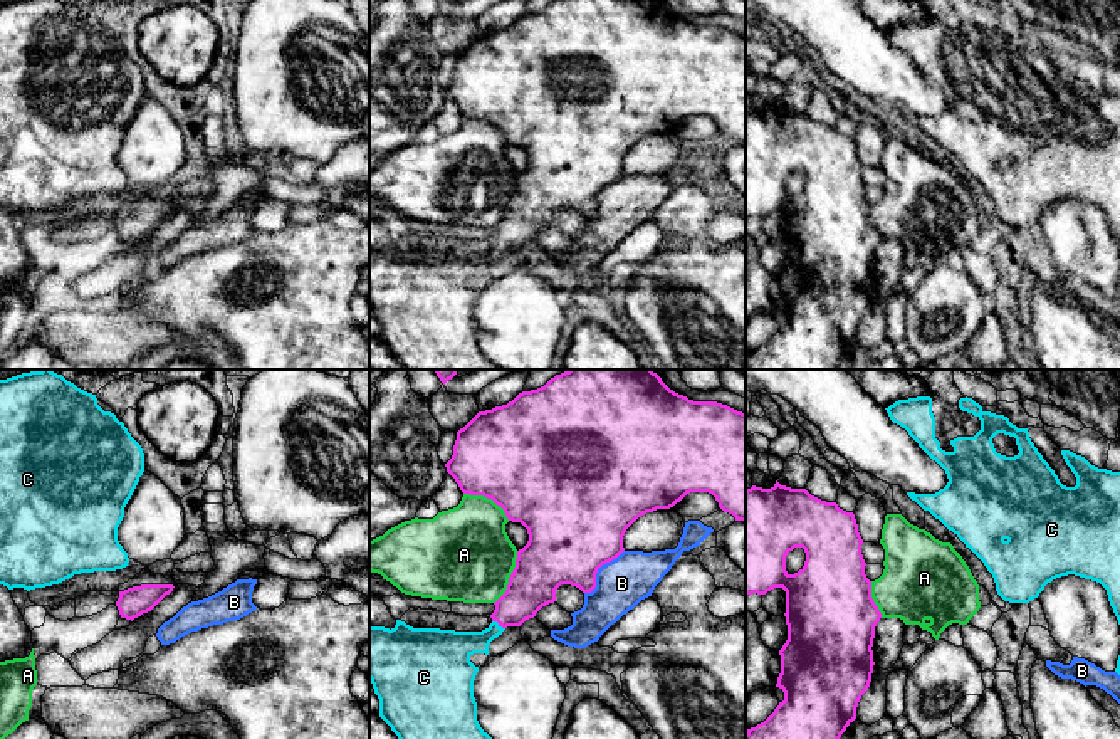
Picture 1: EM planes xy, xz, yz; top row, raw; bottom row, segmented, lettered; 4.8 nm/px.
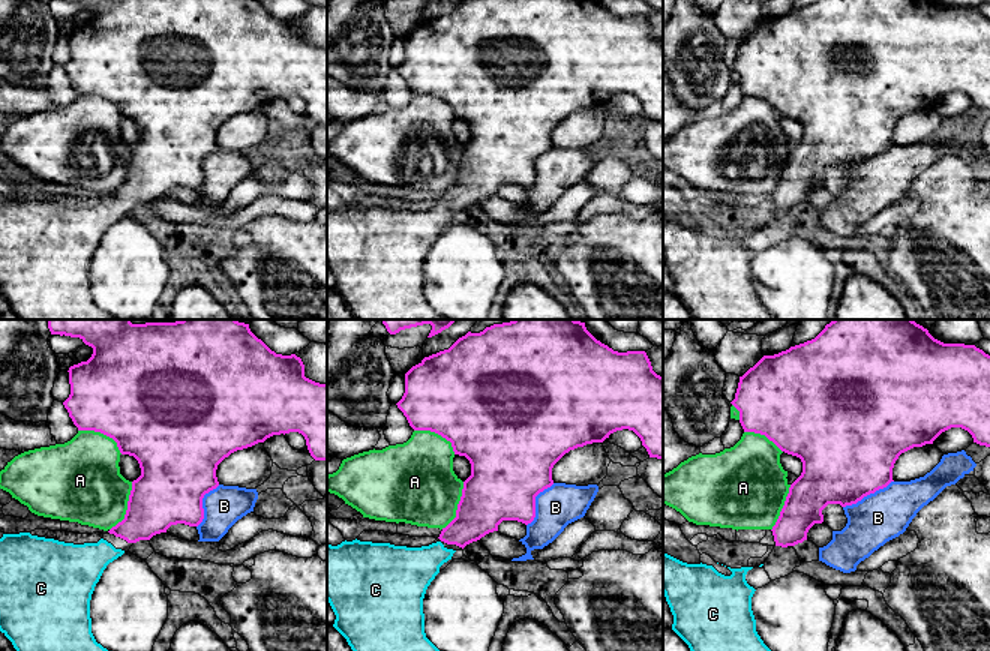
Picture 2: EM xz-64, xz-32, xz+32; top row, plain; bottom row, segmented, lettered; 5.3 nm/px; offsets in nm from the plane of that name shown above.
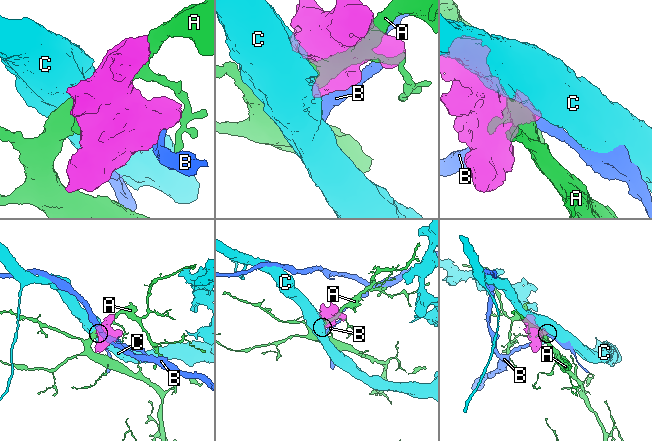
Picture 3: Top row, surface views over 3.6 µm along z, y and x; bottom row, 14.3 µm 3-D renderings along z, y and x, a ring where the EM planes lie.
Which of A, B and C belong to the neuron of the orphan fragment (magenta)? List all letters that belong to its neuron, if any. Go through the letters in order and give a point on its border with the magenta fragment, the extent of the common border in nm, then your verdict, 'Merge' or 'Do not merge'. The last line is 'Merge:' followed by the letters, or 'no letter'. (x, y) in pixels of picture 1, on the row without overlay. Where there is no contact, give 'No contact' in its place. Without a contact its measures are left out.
A: Touches magenta at xz (509, 202). Shared border 280 nm. Do not merge
B: Touches magenta at xz (596, 195). Shared border 280 nm. Do not merge
C: Touches magenta at xz (499, 247). Shared border 80 nm. Merge
Merge: C

